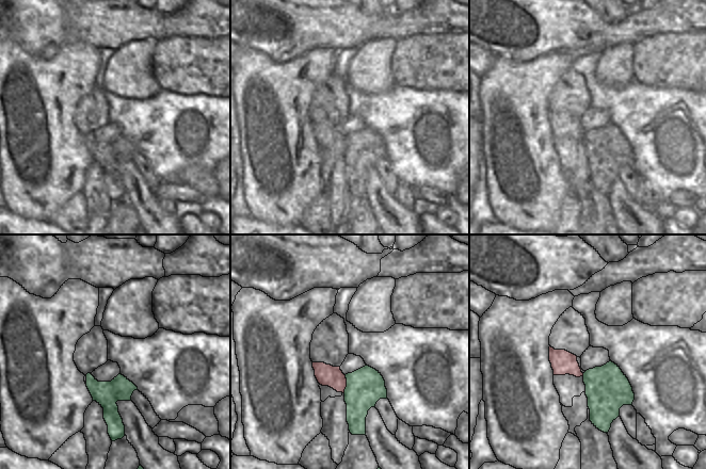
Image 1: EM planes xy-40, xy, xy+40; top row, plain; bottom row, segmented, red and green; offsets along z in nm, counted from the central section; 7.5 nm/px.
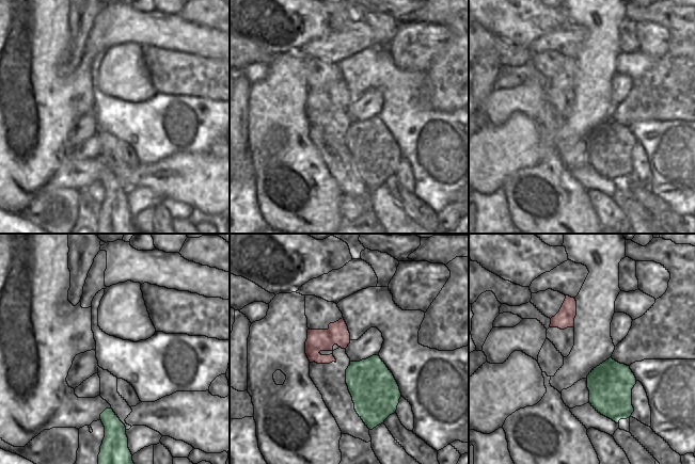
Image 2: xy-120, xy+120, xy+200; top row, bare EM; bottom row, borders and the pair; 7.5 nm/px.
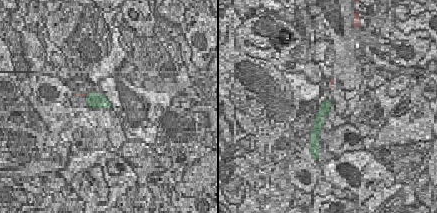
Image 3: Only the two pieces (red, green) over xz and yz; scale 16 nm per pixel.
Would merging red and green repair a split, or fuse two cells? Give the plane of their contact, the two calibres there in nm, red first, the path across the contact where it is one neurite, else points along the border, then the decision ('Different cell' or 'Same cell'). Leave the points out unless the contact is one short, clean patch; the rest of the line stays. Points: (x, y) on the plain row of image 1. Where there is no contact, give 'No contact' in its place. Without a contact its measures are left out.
Touches red in xy. Thickness 160 nm (red) against 280 nm. Path across: xy (326, 136), (346, 145), (366, 147). Same cell.

